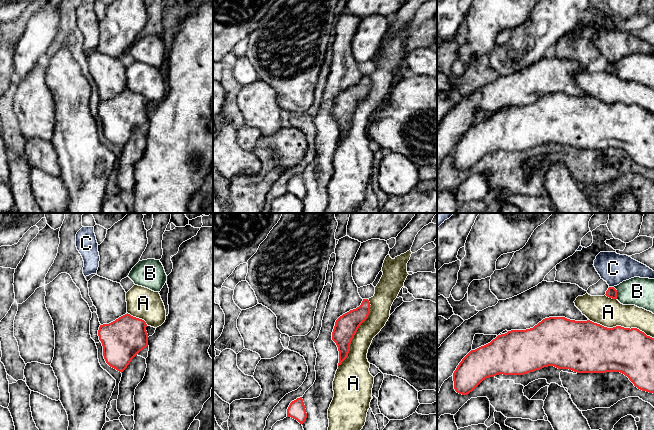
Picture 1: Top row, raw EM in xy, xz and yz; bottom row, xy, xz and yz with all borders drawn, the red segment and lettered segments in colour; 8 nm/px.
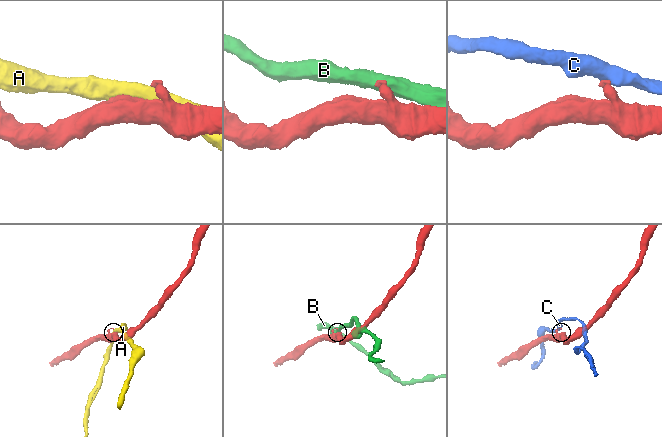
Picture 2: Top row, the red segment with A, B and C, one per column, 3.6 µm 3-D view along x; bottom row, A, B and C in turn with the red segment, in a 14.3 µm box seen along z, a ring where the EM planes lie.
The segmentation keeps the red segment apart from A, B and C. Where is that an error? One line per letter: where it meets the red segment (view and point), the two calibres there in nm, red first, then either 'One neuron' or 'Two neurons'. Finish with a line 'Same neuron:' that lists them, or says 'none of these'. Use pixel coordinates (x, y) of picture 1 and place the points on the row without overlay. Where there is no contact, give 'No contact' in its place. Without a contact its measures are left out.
A: Touches red at xz (355, 109). Thickness 190 nm (red) against 200 nm. Two neurons
B: Touches red at yz (616, 69). Thickness 80 nm (red) against 220 nm. Two neurons
C: Touches red at yz (611, 63). Thickness 80 nm (red) against 240 nm. Two neurons
Same neuron: none of these

